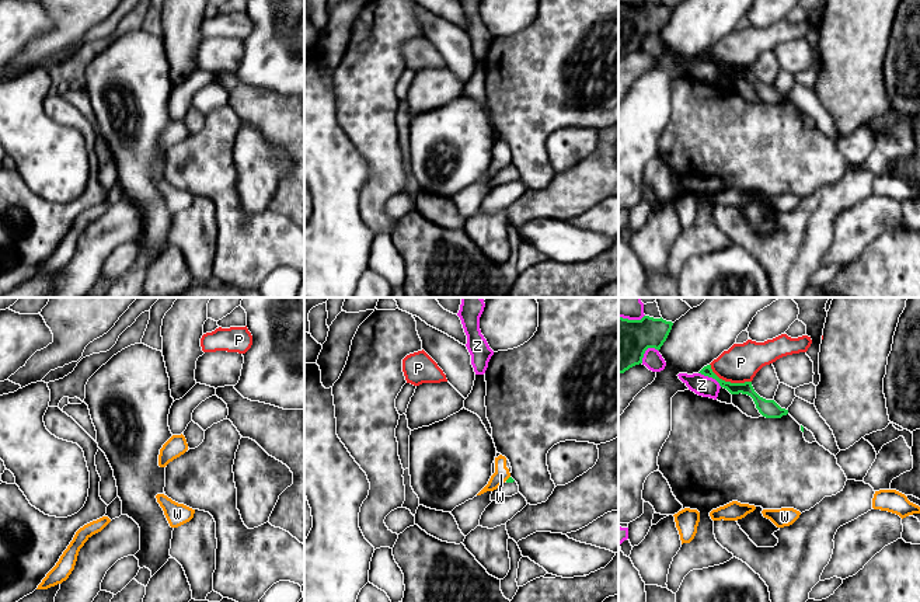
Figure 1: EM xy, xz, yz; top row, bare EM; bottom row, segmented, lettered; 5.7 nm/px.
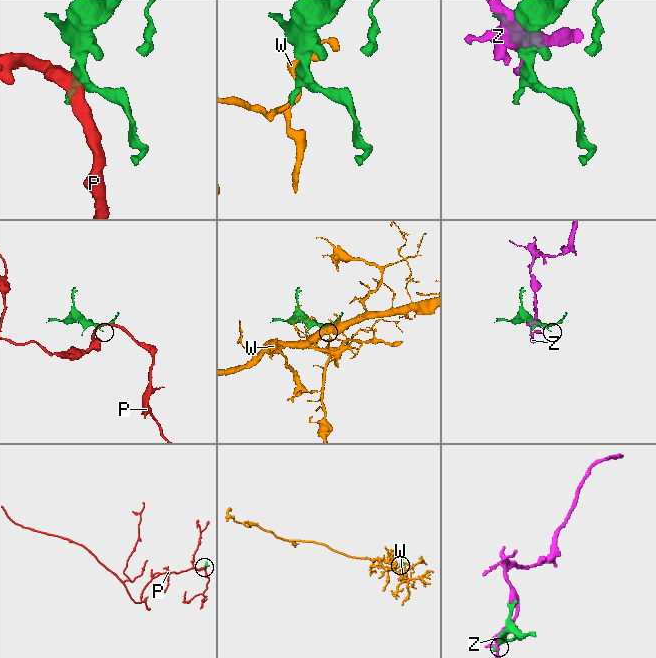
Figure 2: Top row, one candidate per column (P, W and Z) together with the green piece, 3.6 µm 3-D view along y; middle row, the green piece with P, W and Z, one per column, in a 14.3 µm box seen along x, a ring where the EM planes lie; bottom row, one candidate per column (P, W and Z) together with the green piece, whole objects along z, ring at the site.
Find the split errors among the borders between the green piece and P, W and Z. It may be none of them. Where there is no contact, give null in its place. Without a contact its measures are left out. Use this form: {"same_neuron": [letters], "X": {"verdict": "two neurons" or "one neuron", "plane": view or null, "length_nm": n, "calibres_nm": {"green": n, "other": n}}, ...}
{"same_neuron": [], "P": {"verdict": "two neurons", "plane": "yz", "length_nm": 260, "calibres_nm": {"green": 80, "other": 220}}, "W": {"verdict": "two neurons", "plane": "xz", "length_nm": 40, "calibres_nm": {"green": 30, "other": 90}}, "Z": {"verdict": "two neurons", "plane": "yz", "length_nm": 130, "calibres_nm": {"green": 300, "other": 110}}}

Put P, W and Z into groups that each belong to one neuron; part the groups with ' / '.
P / W / Z

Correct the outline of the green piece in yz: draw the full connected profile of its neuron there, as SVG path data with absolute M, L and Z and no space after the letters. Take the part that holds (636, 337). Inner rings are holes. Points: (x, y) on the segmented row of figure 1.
M644 316L641 320L618 317L618 375L642 363L648 348L661 349L673 323L662 317Z

